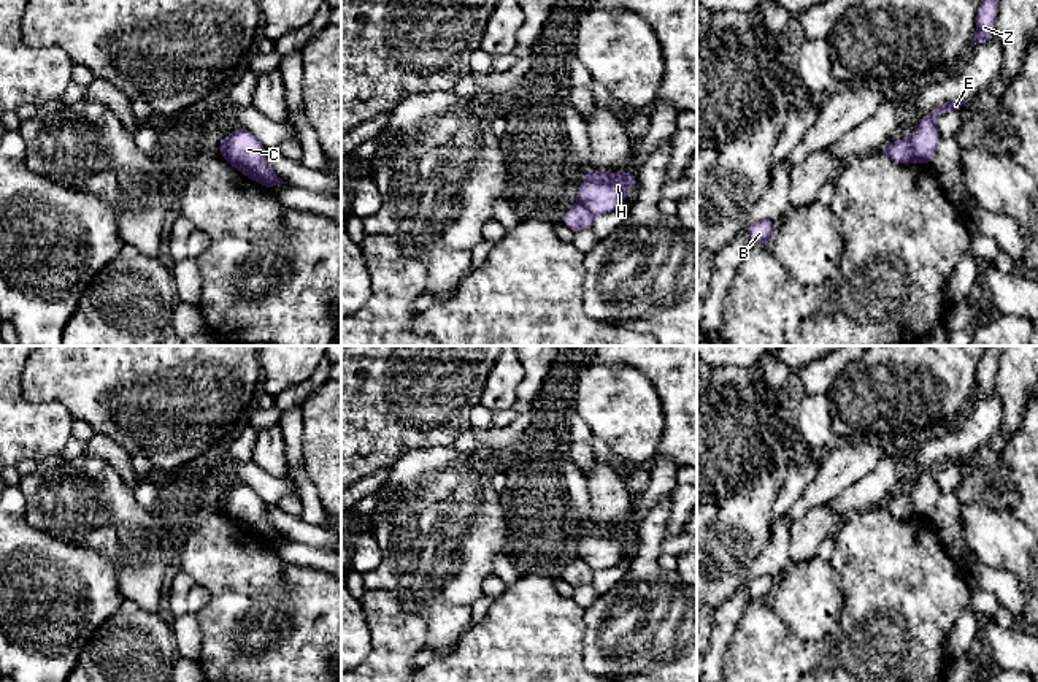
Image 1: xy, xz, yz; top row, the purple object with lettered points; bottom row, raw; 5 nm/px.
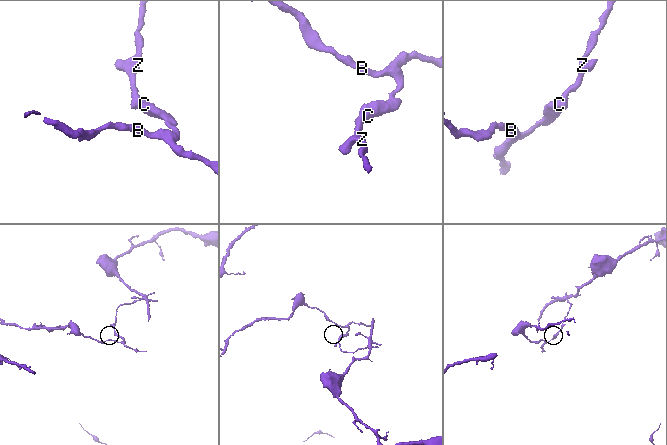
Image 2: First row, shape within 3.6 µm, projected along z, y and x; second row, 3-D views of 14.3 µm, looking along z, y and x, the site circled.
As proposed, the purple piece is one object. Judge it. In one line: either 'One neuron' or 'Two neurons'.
Two neurons

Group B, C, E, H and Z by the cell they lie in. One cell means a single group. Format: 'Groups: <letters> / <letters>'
Groups: B C H / E Z

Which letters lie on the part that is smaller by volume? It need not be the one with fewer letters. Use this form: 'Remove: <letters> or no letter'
Remove: B, C, H

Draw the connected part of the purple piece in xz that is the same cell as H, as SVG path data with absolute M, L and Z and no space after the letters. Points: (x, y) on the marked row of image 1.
M594 167L579 184L578 203L594 216L608 214L619 209L629 192L636 186L638 179L632 170L624 174L613 174Z

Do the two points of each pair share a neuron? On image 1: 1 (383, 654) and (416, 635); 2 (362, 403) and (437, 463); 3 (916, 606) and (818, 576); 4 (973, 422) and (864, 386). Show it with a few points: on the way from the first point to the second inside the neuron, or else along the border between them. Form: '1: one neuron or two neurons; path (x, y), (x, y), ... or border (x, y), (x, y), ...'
1: one neuron; path (391, 652), (408, 635)
2: two neurons; border (453, 444), (410, 449), (391, 467)
3: two neurons; border (829, 562), (845, 595), (838, 619)
4: two neurons; border (965, 416), (935, 435)

